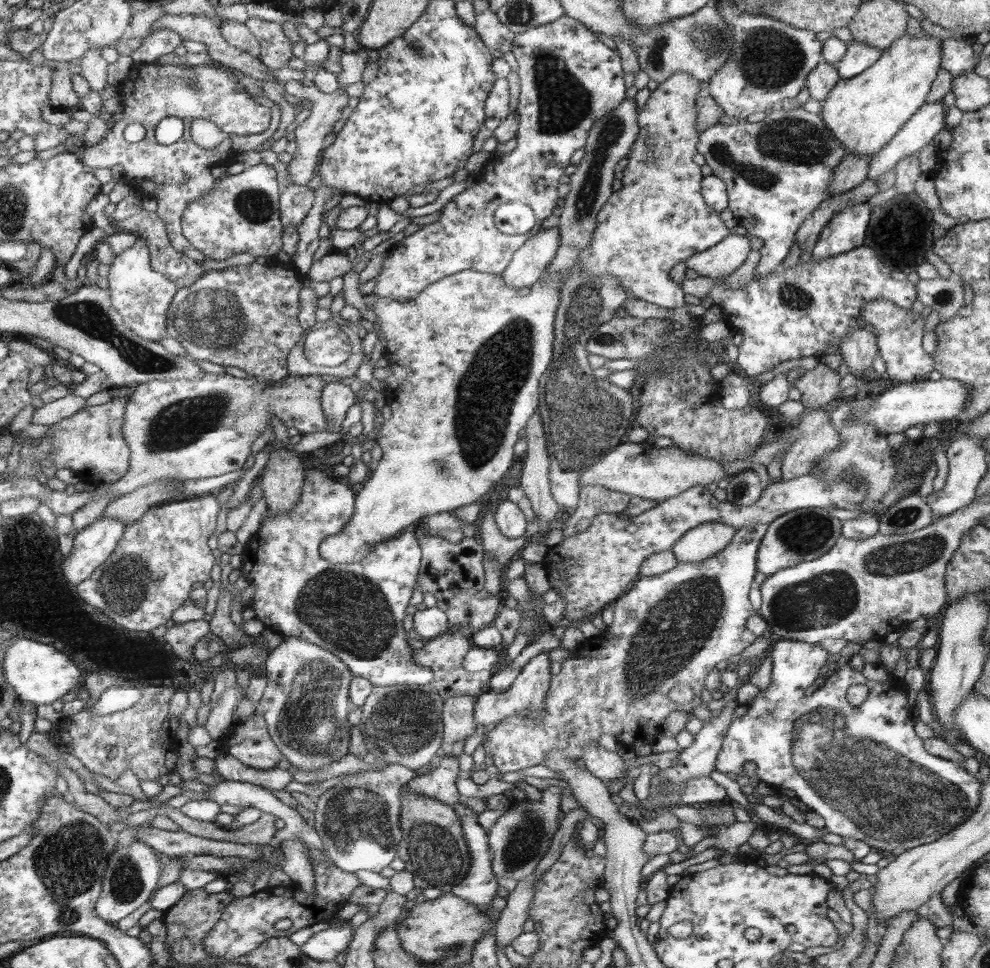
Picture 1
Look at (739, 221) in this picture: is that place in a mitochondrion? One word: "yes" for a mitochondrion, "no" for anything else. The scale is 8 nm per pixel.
no

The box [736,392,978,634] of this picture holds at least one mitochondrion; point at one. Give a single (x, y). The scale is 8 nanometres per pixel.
(886, 561)

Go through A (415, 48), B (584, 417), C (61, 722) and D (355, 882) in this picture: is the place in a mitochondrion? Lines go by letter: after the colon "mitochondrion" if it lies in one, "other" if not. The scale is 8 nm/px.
A: mitochondrion
B: mitochondrion
C: other
D: other

